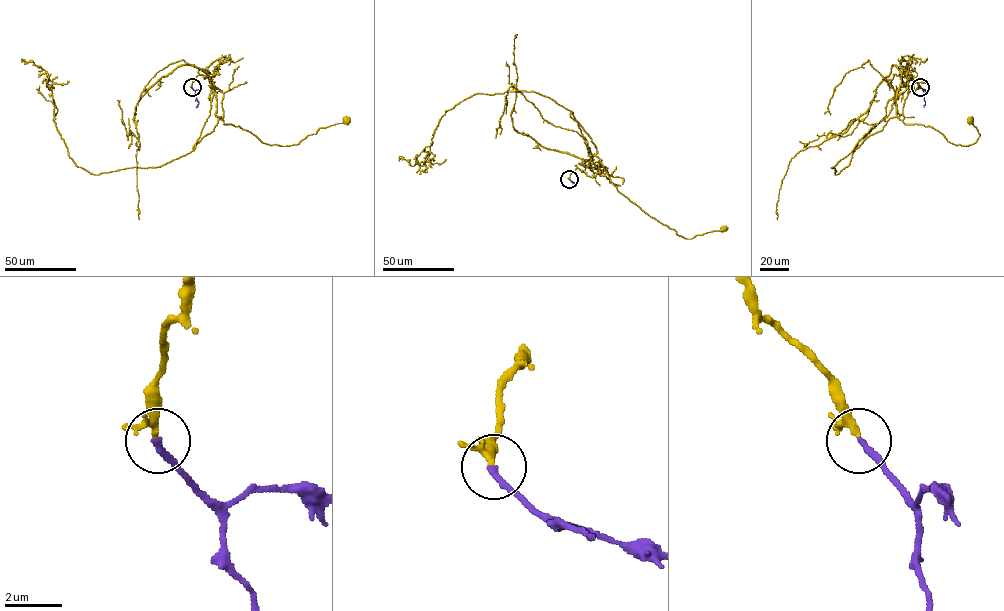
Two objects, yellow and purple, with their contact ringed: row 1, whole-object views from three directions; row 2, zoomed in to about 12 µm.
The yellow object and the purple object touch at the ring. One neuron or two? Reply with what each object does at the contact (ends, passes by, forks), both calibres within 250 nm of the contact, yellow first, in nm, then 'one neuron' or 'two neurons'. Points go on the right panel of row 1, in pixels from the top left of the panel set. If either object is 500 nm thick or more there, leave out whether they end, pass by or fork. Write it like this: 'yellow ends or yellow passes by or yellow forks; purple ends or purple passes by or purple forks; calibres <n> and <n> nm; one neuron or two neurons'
yellow passes by; purple ends; calibres 200 and 240 nm; one neuron

